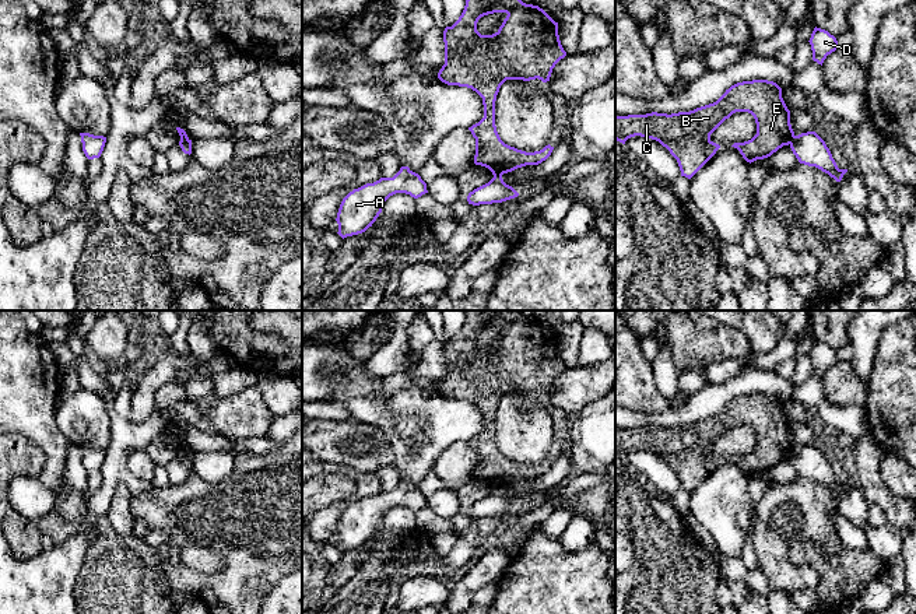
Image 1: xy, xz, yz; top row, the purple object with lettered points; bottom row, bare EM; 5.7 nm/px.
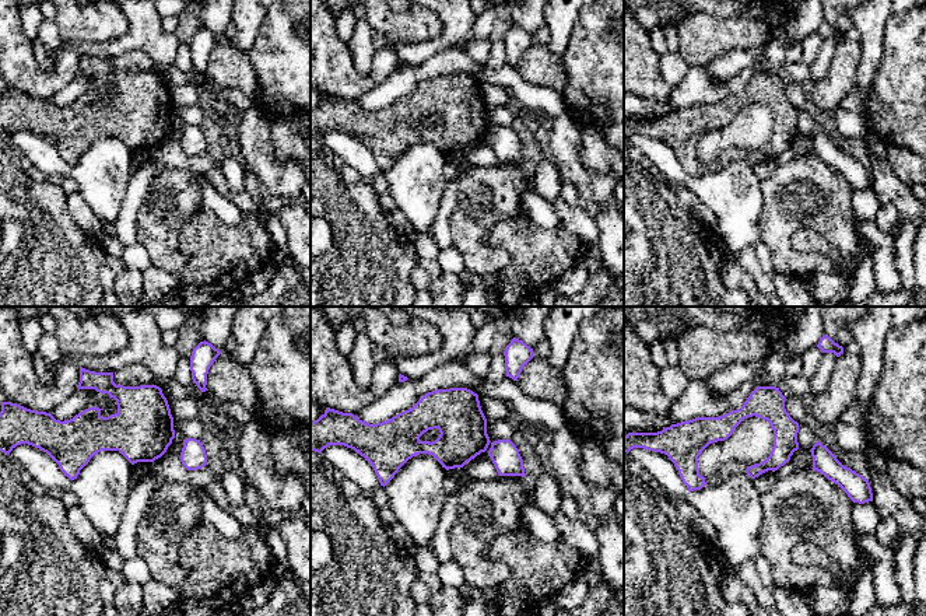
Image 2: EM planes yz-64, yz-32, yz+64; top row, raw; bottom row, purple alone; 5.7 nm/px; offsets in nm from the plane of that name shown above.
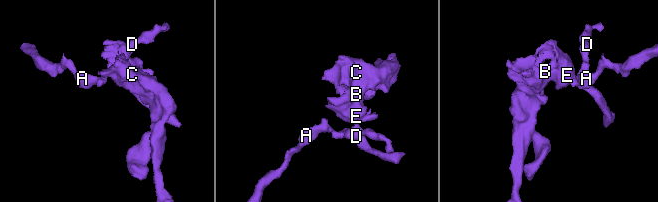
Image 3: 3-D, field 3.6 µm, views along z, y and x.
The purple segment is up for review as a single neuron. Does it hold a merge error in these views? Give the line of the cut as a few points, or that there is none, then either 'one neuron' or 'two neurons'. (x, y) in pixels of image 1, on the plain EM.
cut xz (494, 488), (501, 490); two neurons

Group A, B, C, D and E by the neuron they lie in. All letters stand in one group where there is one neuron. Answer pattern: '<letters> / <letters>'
A D / B C E

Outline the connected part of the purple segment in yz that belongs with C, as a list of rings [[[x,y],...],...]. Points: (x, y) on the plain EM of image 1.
[[[752,393],[731,399],[716,415],[689,425],[615,429],[615,453],[625,457],[628,452],[641,449],[659,455],[677,473],[681,490],[691,492],[720,462],[710,453],[710,448],[736,425],[751,427],[757,436],[757,448],[751,453],[731,459],[750,477],[771,470],[794,452],[782,401],[773,394]]]

